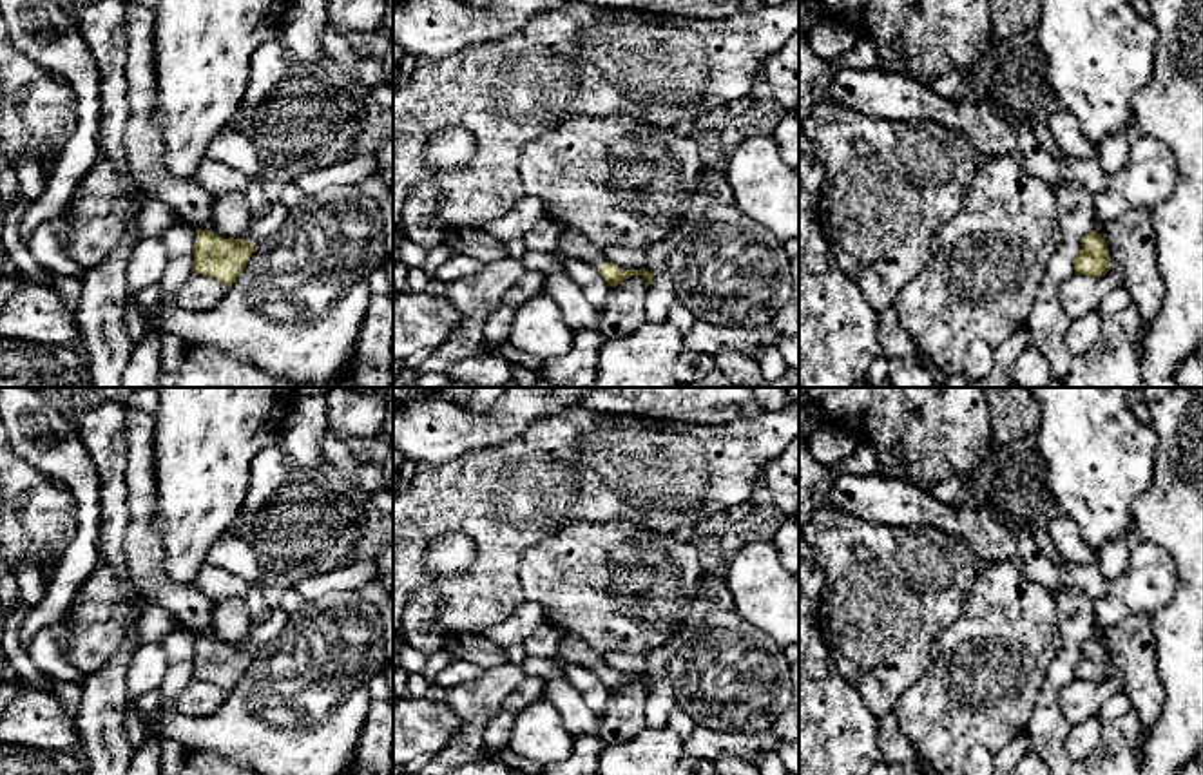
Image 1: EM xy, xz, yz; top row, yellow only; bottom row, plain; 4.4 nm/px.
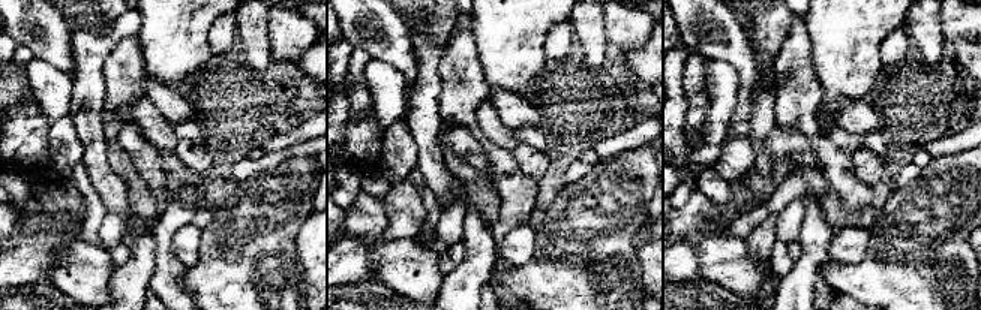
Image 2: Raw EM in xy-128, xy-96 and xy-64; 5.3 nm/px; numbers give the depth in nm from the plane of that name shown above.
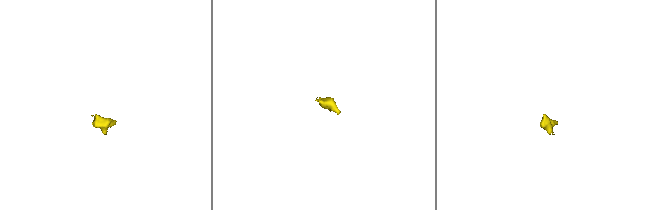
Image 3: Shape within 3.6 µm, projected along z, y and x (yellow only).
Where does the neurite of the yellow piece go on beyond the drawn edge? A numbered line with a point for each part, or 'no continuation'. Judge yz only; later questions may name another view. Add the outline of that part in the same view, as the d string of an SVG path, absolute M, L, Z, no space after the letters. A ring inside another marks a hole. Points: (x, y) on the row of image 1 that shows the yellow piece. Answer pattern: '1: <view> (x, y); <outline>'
no continuation

